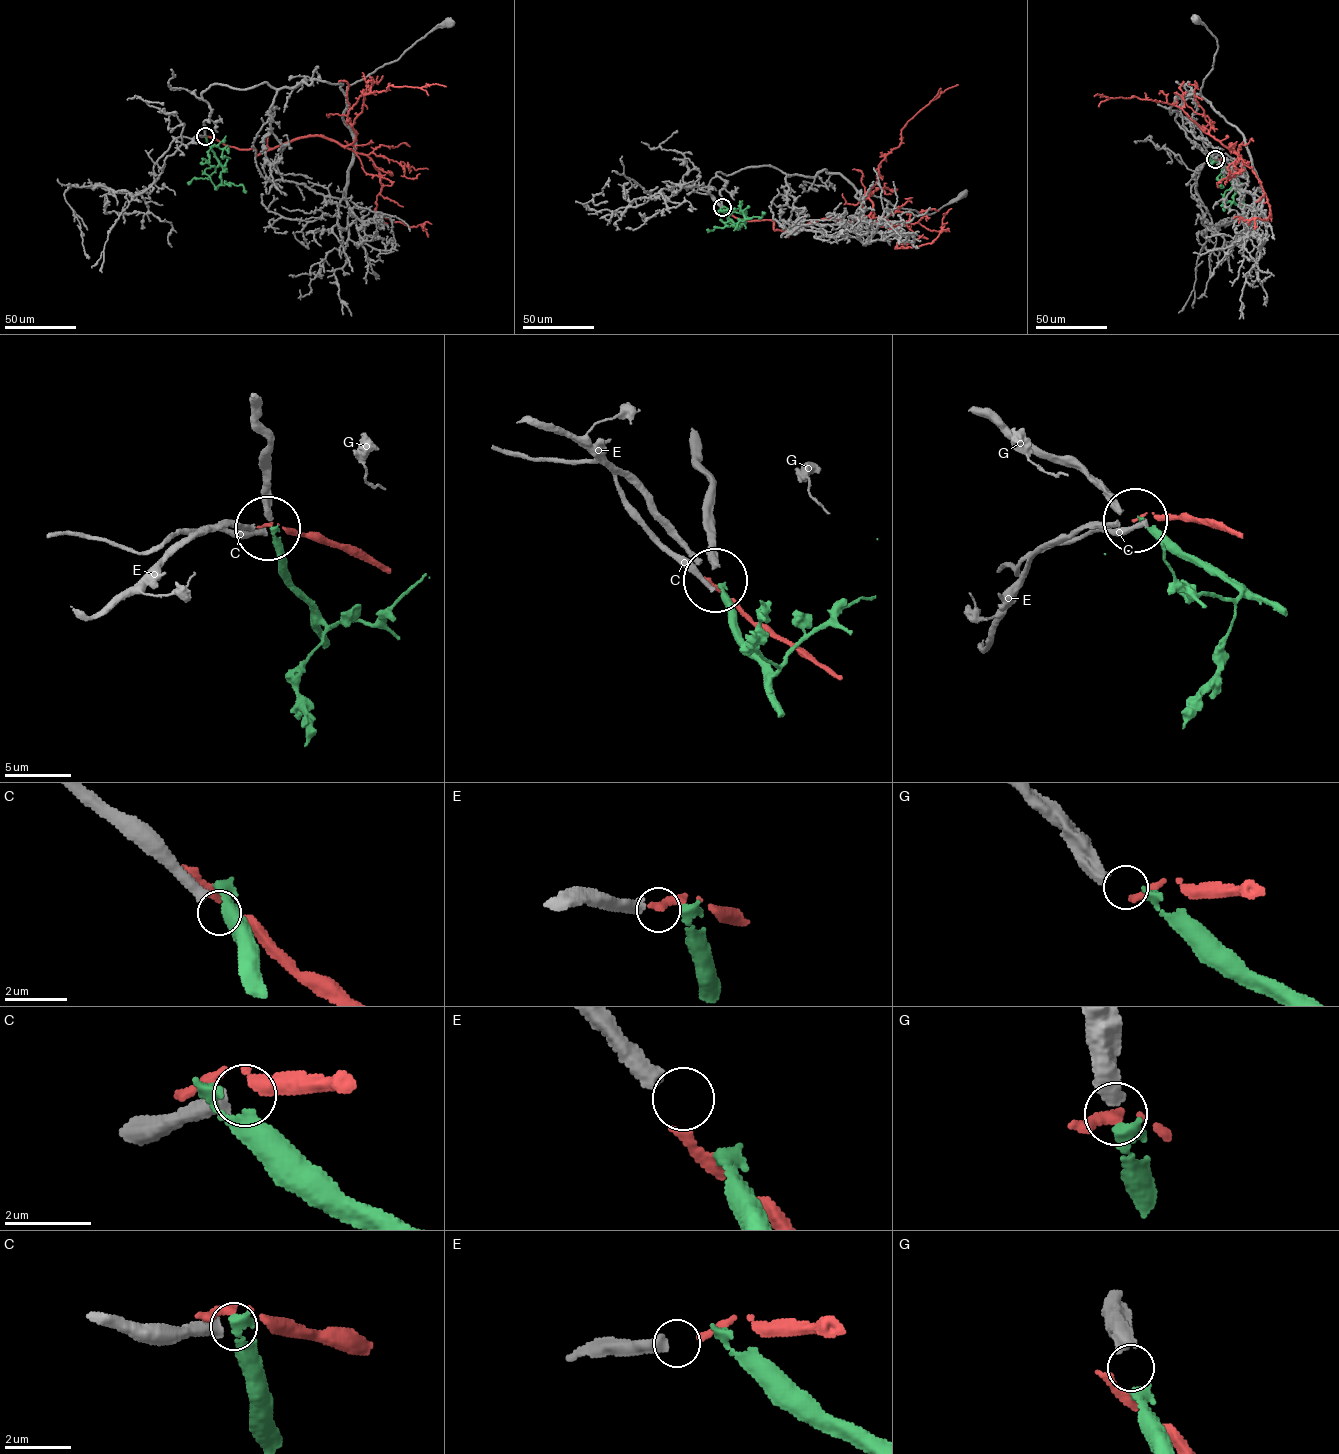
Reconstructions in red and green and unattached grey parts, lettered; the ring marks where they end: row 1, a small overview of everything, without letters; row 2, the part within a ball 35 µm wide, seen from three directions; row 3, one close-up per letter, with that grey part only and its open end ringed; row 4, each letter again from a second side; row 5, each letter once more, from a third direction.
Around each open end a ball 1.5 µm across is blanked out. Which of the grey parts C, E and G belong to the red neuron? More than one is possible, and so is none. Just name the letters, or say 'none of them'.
E

